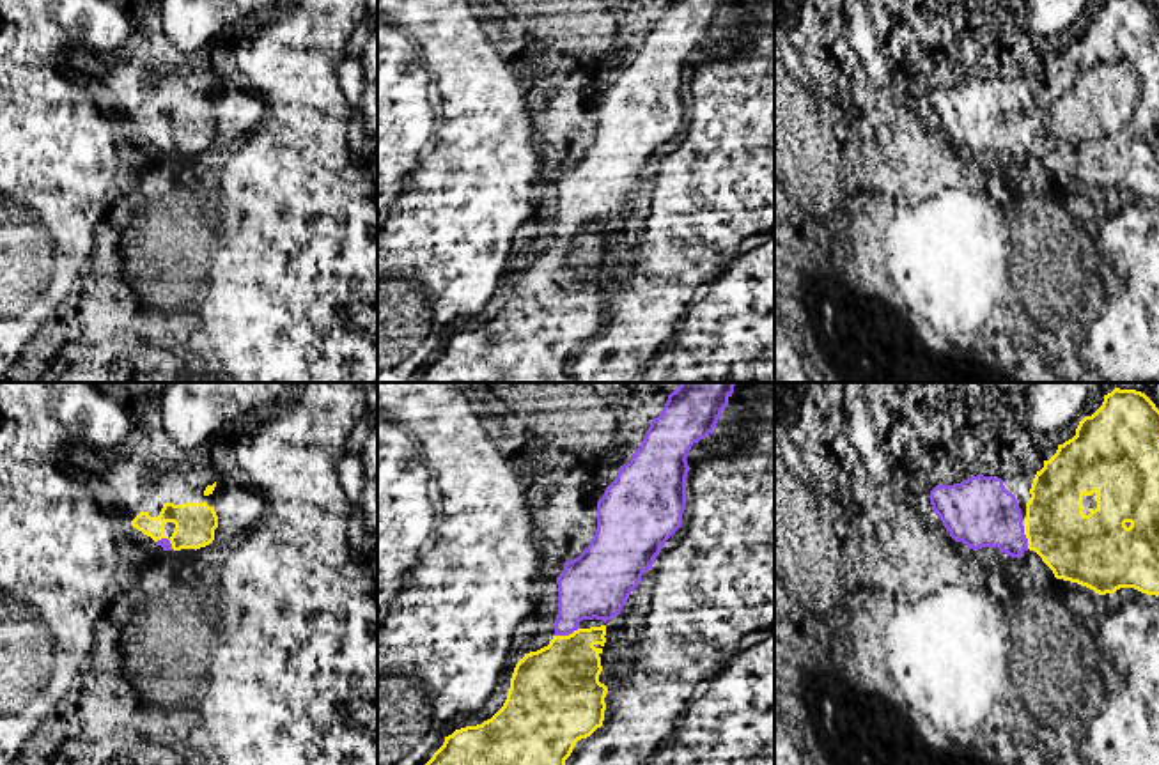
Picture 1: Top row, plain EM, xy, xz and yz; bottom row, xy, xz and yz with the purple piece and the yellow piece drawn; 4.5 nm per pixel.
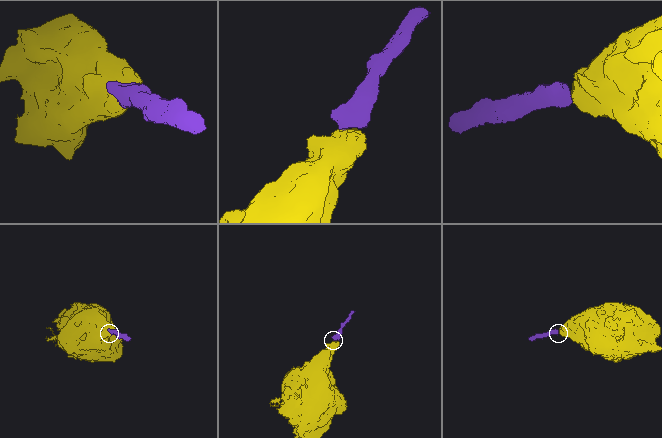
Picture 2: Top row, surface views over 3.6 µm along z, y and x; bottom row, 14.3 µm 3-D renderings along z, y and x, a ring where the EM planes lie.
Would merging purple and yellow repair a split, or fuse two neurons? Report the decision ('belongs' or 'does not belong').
belongs

